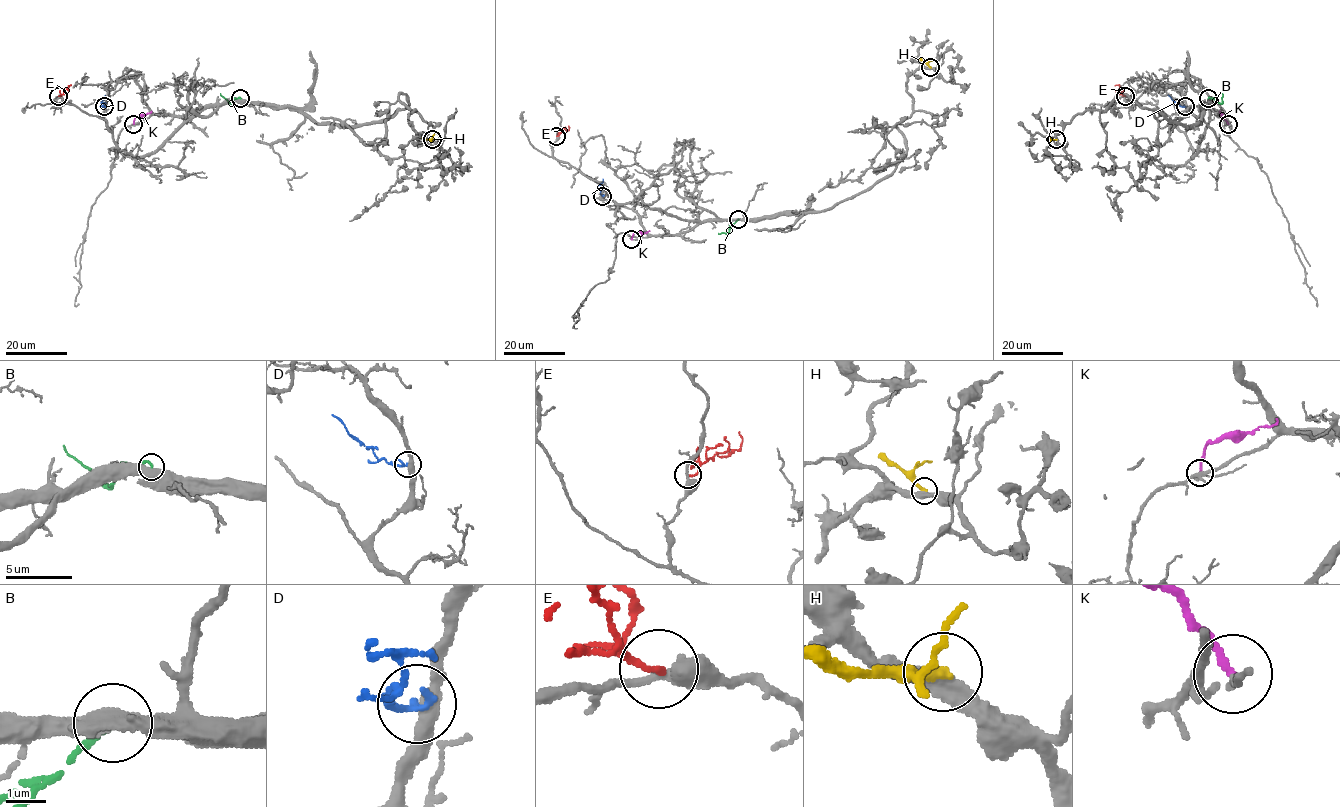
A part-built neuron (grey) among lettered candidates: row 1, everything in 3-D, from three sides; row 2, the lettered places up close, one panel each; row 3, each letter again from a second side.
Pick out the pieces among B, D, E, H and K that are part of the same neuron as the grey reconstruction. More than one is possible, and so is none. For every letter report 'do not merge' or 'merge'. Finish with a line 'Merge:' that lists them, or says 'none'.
B: do not merge
D: merge
E: do not merge
H: do not merge
K: do not merge
Merge: D

